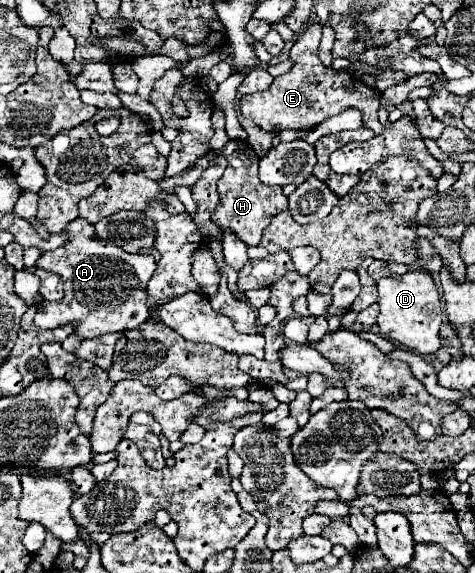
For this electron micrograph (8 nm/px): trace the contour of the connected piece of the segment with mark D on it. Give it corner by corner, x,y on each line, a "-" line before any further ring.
417,269
405,275
383,277
377,281
377,287
377,303
381,307
381,313
377,317
379,333
403,349
415,353
435,353
441,347
439,327
443,323
443,305
431,273

